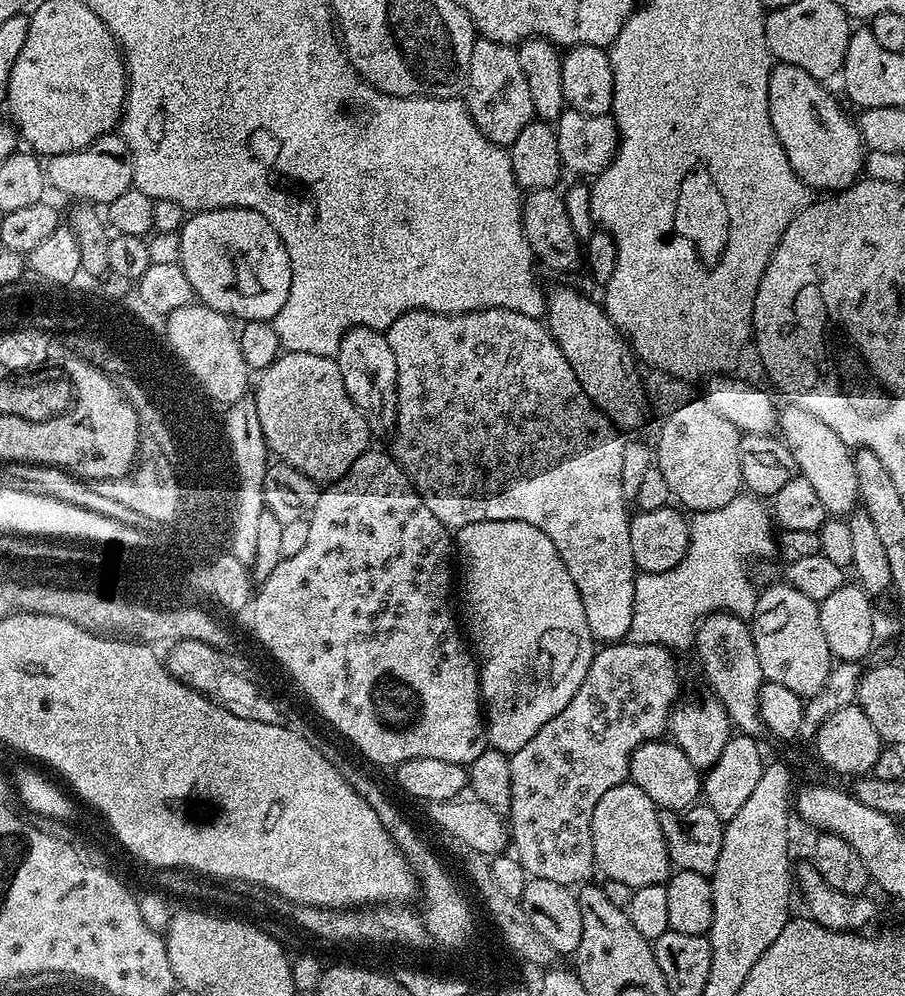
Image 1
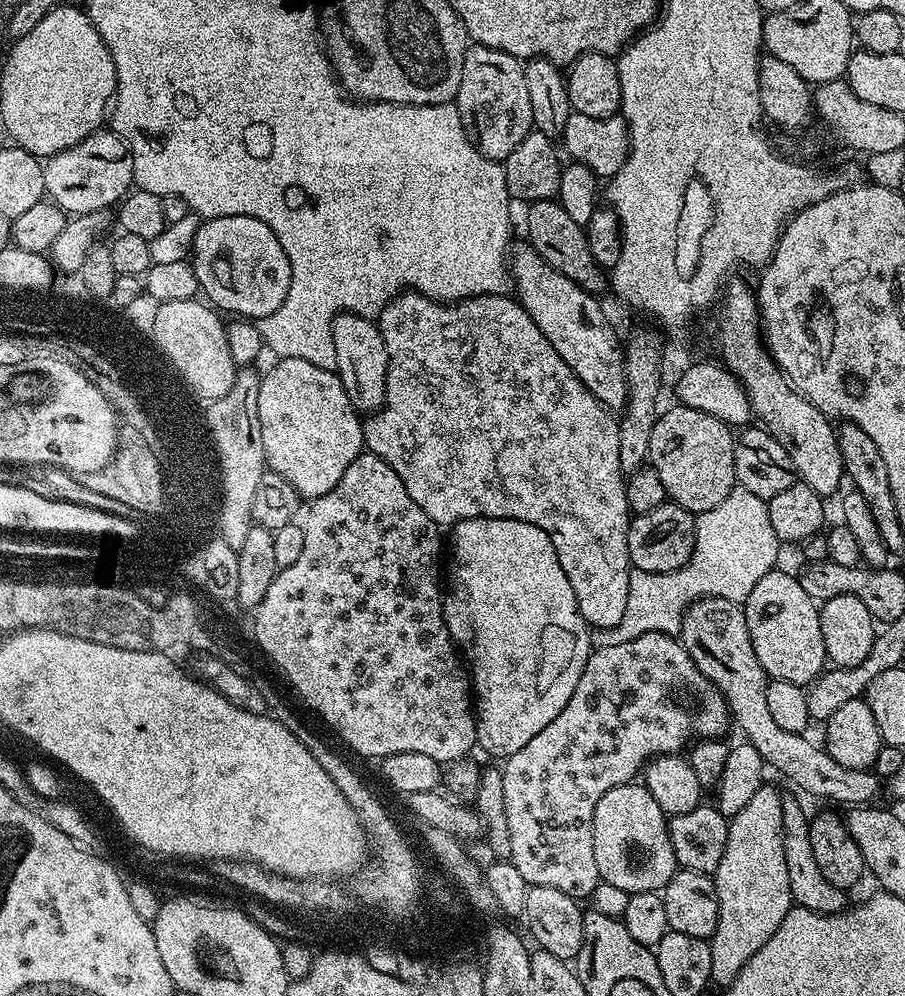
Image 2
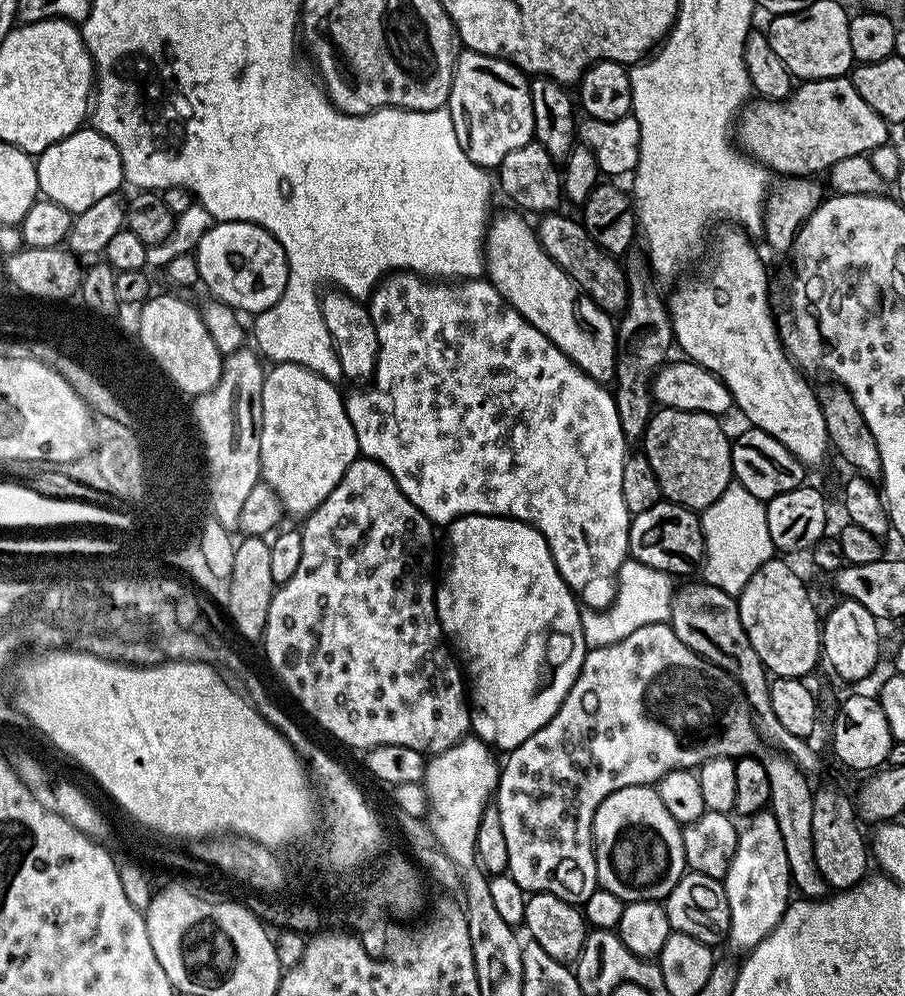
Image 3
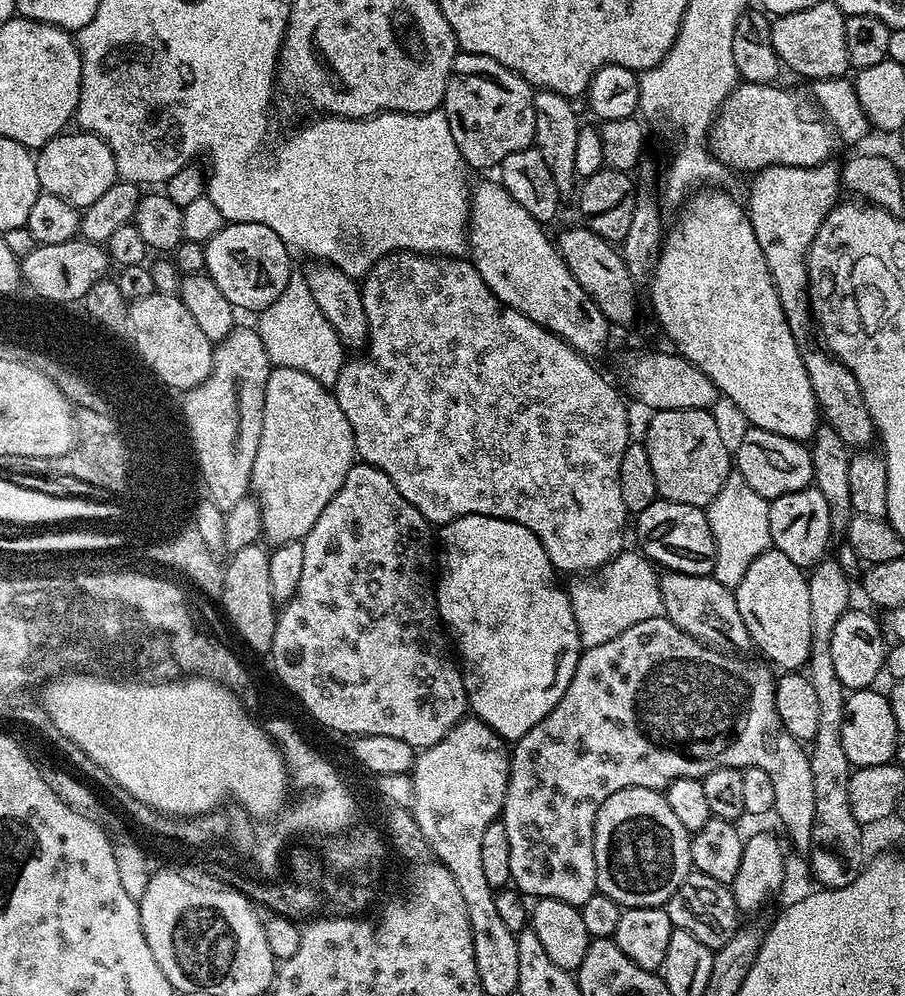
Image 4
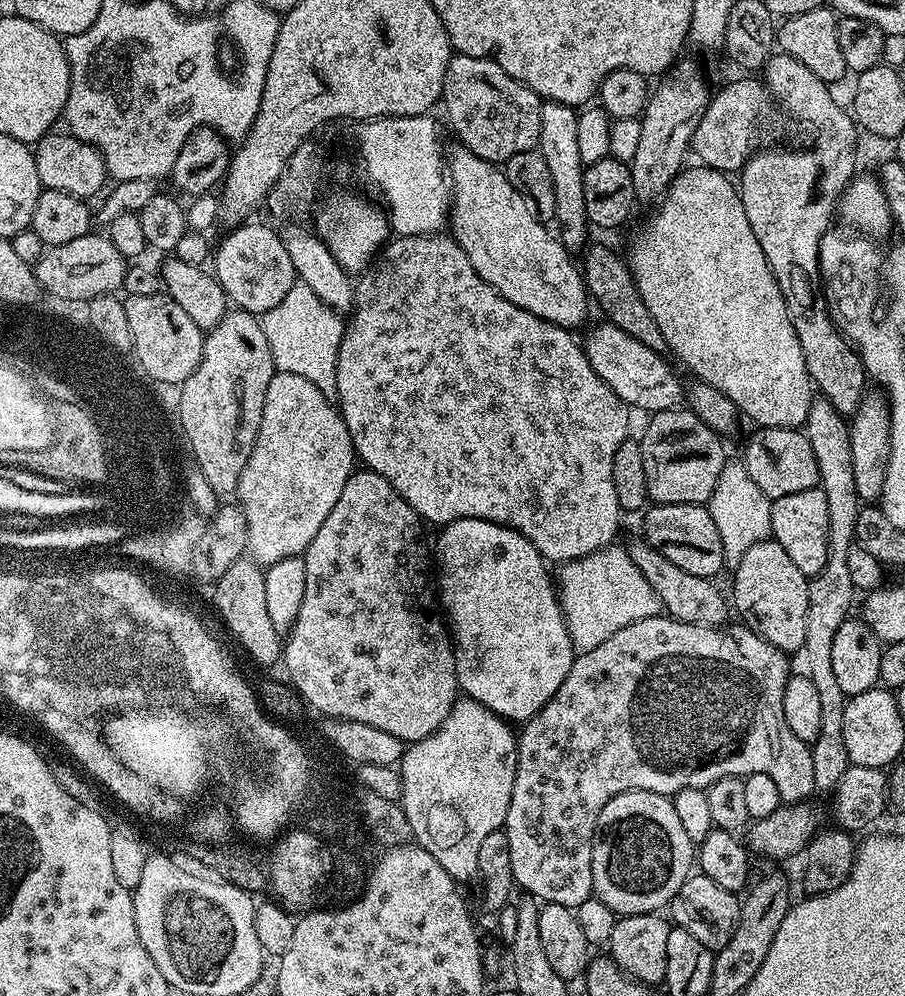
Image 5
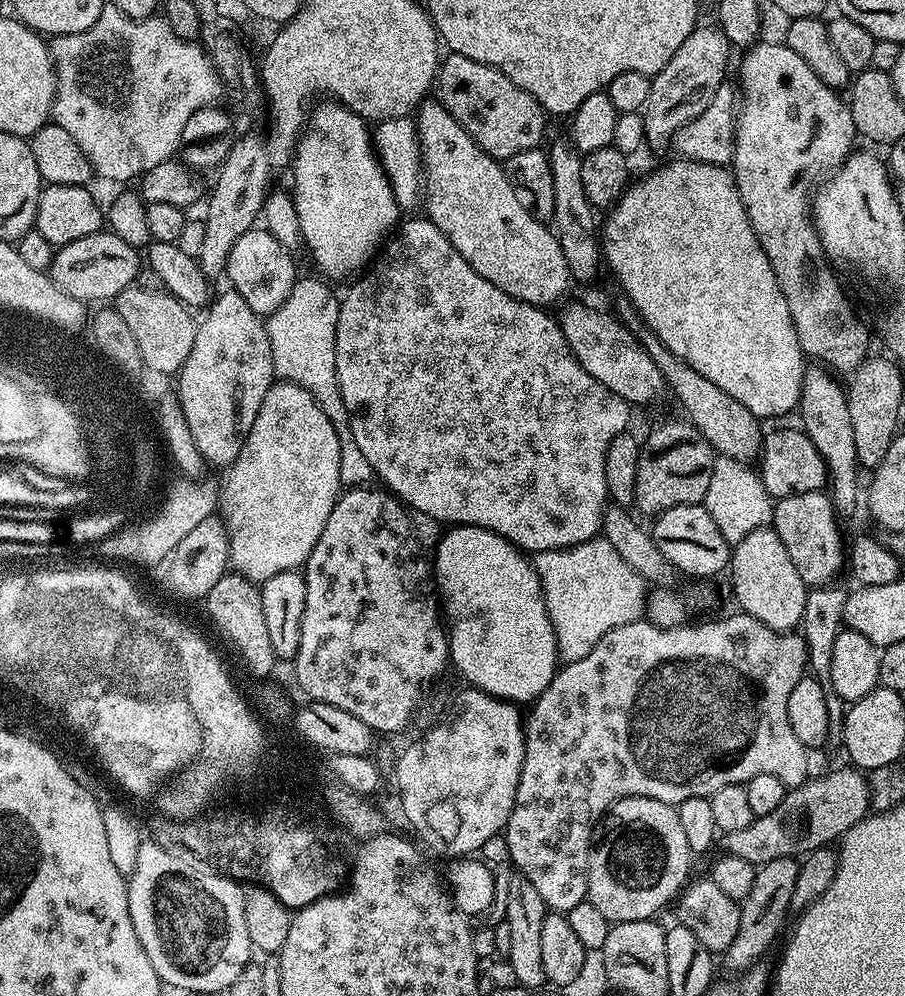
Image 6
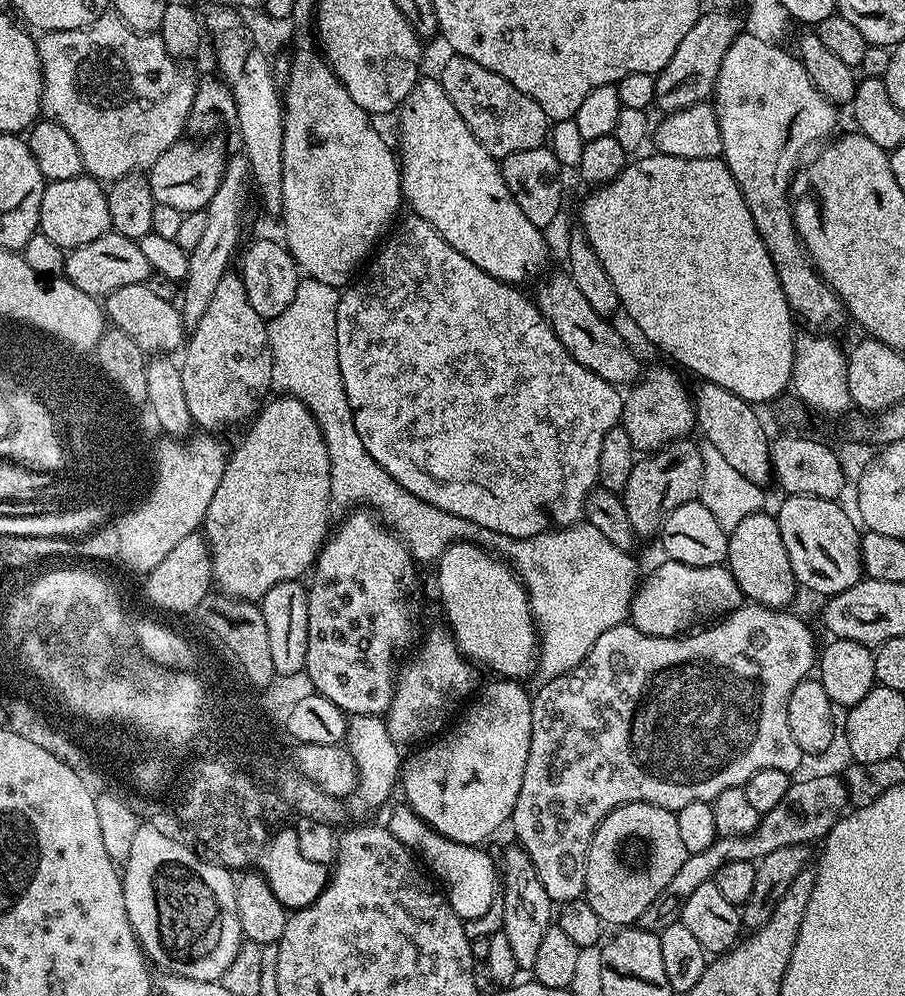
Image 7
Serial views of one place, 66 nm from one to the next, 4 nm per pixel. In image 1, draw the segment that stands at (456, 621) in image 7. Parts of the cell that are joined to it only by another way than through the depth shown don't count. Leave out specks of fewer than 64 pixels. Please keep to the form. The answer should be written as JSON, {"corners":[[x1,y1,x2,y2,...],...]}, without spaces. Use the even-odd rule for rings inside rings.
{"corners":[[470,522,466,526,455,529,454,532,454,548,458,553,458,568,464,571,464,608,462,604,462,628,466,633,467,639,470,641,471,651,474,653,478,667,480,669,480,698,482,701,482,711,486,721,486,740,491,747,498,749,500,752,509,754,522,750,522,746,526,746,526,742,530,742,530,738,534,738,534,734,538,734,538,730,542,730,542,726,546,726,546,722,550,722,550,718,554,718,558,714,562,714,562,710,566,710,566,706,570,702,570,698,574,698,574,694,578,694,578,686,582,686,582,678,586,678,586,670,590,670,590,662,594,655,594,637,590,626,586,622,586,610,582,610,582,598,578,594,578,586,574,586,574,578,570,578,570,570,566,570,566,566,562,562,560,552,554,546,554,542,550,542,550,538,542,530,538,530,538,526,530,526,530,522]]}

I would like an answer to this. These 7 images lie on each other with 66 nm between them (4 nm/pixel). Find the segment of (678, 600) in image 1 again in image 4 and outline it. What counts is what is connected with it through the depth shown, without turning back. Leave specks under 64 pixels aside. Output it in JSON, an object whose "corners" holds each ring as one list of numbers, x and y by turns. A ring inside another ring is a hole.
{"corners":[[738,474,726,478,722,490,716,495,714,502,708,505,708,521,716,543,714,577,718,582,722,582,722,586,735,590,754,558,772,547,768,506,769,501,764,500,762,494,754,494,754,490,746,486,746,478],[621,551,619,556,599,569,600,584,592,580,596,578,576,578,572,588,570,584,567,589,584,648,602,646,602,642,618,638,618,634,630,630,630,626,638,626,638,622,646,622,646,618,664,615,662,591,659,589,661,577,657,569,639,551,628,551]]}

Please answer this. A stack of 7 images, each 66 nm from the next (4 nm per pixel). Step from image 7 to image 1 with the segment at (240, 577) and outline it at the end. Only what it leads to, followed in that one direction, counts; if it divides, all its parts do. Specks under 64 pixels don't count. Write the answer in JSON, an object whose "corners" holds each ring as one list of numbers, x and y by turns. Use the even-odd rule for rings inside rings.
{"corners":[[284,352,259,376,254,401,261,432,269,453,281,456,287,467,311,480,331,482,341,480,360,455,369,451,368,423,346,392,333,357]]}

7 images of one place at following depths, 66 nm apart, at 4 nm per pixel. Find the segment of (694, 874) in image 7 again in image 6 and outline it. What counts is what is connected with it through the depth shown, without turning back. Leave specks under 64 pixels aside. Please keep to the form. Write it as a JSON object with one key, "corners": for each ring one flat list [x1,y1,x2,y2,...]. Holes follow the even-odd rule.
{"corners":[[855,766,836,768,825,776,809,778,796,788,785,791,782,803,770,814,757,816,743,830,730,830,719,837,718,844,727,855,734,858,743,858,746,862,757,866,766,862,774,862,774,858,790,858,791,856,803,858,809,852,819,848,829,847,833,842,839,841,844,833,863,820,870,812,870,793,868,790,867,775]]}

